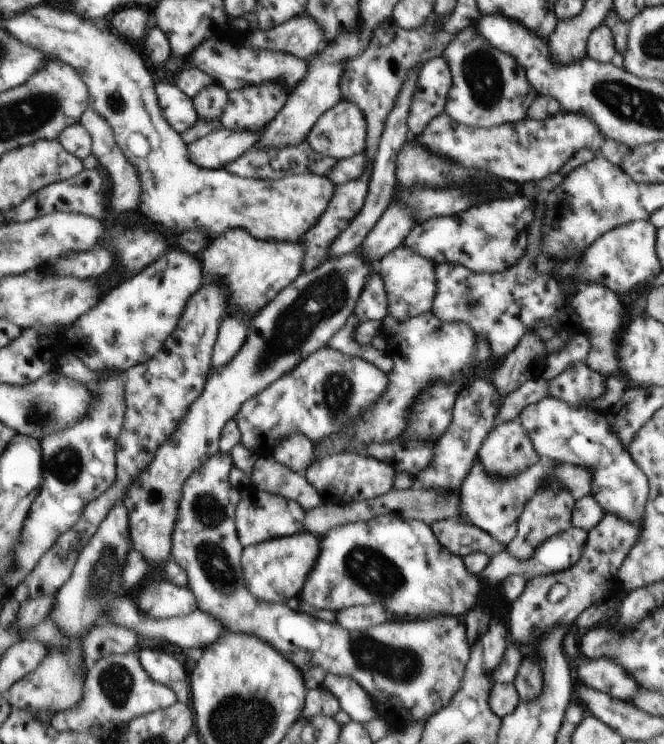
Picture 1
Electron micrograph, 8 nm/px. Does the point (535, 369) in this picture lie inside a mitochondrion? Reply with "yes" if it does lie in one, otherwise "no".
no

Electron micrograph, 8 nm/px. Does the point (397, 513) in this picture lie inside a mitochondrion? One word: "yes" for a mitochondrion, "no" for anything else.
no

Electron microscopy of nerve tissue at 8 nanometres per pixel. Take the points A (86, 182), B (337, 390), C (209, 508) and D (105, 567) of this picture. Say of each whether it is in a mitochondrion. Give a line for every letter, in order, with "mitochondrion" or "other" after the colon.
A: other
B: mitochondrion
C: mitochondrion
D: mitochondrion

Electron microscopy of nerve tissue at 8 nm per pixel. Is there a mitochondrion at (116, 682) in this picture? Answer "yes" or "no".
yes

